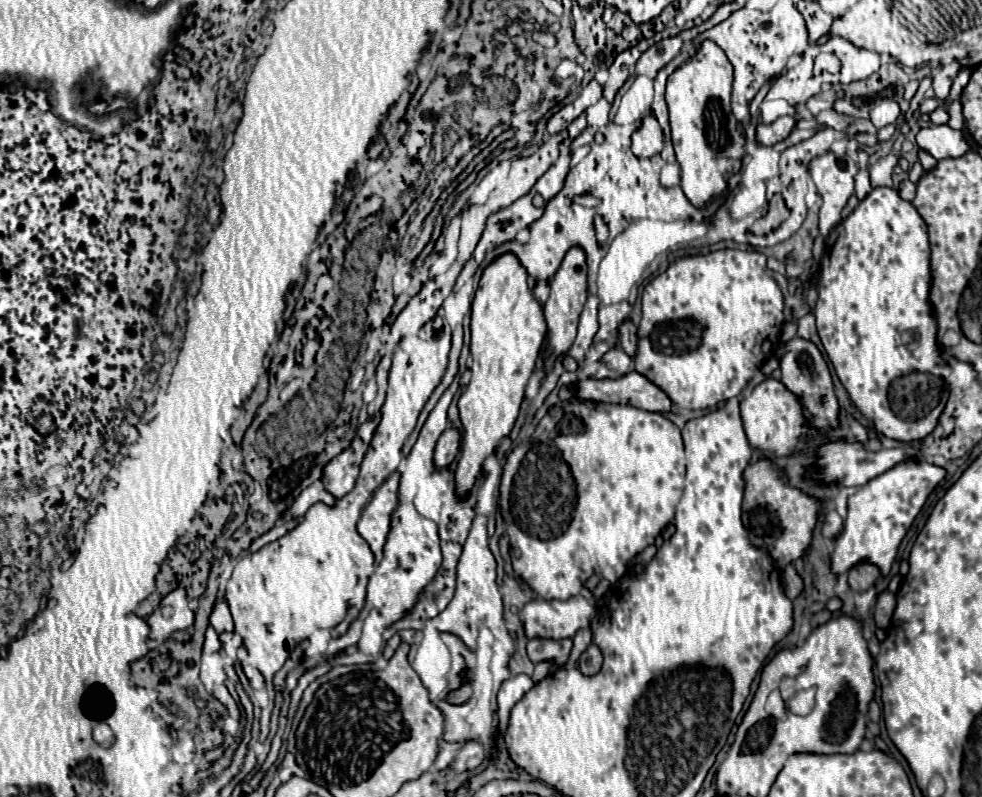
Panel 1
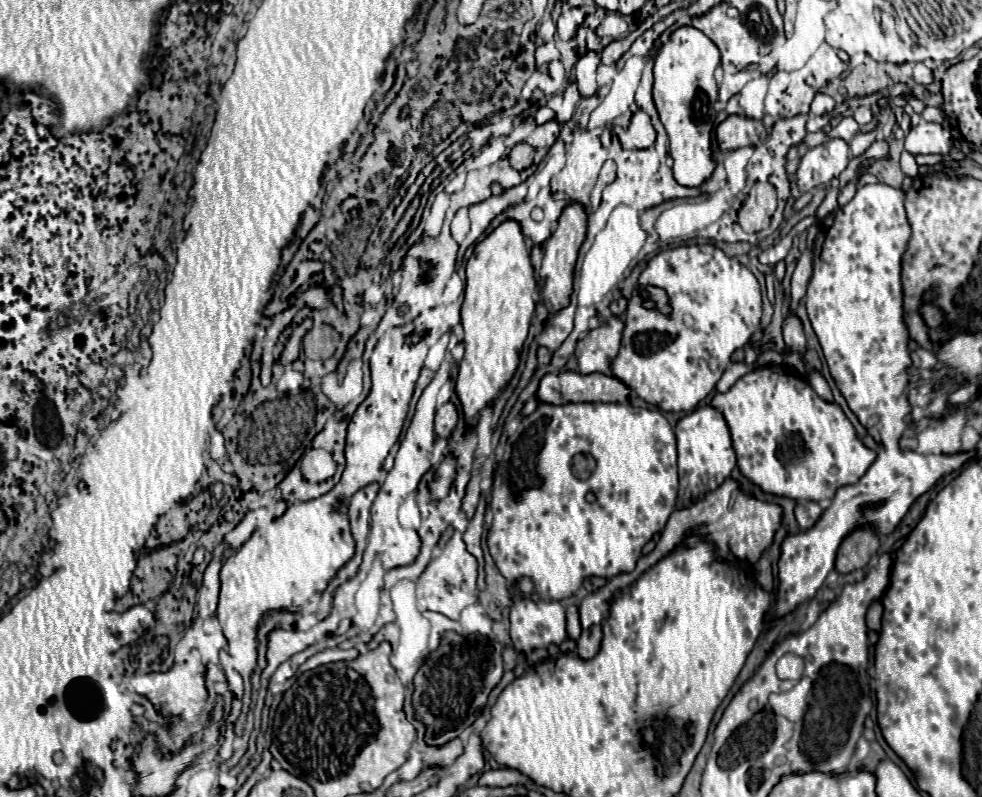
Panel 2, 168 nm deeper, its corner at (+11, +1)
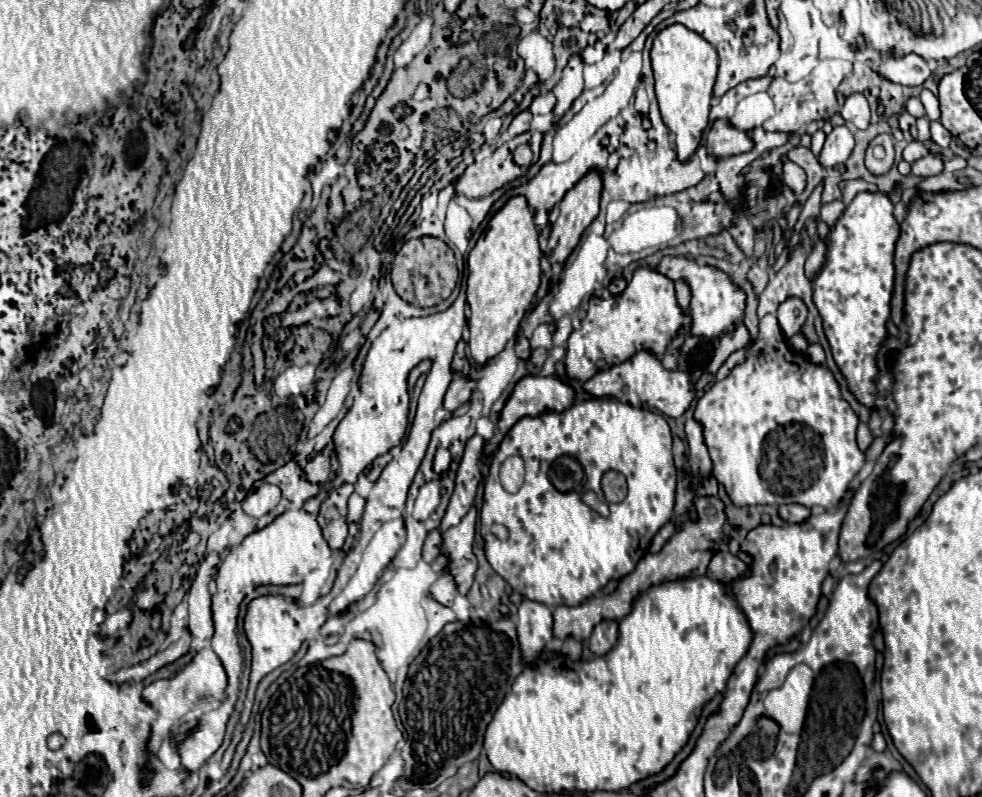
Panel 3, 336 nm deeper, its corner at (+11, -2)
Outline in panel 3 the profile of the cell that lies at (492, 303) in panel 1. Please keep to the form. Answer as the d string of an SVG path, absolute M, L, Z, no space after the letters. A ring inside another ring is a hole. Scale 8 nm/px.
M512 196L488 222L488 232L476 242L468 256L468 304L470 304L470 352L476 364L484 366L510 342L522 318L530 310L540 284L538 228L524 196Z

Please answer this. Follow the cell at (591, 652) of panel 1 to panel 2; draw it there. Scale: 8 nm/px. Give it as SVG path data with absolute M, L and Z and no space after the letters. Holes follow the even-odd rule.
M592 625L590 629L582 631L580 639L576 641L576 645L578 645L578 657L580 659L592 659L598 653L598 649L600 649L600 639L602 639L600 625Z

